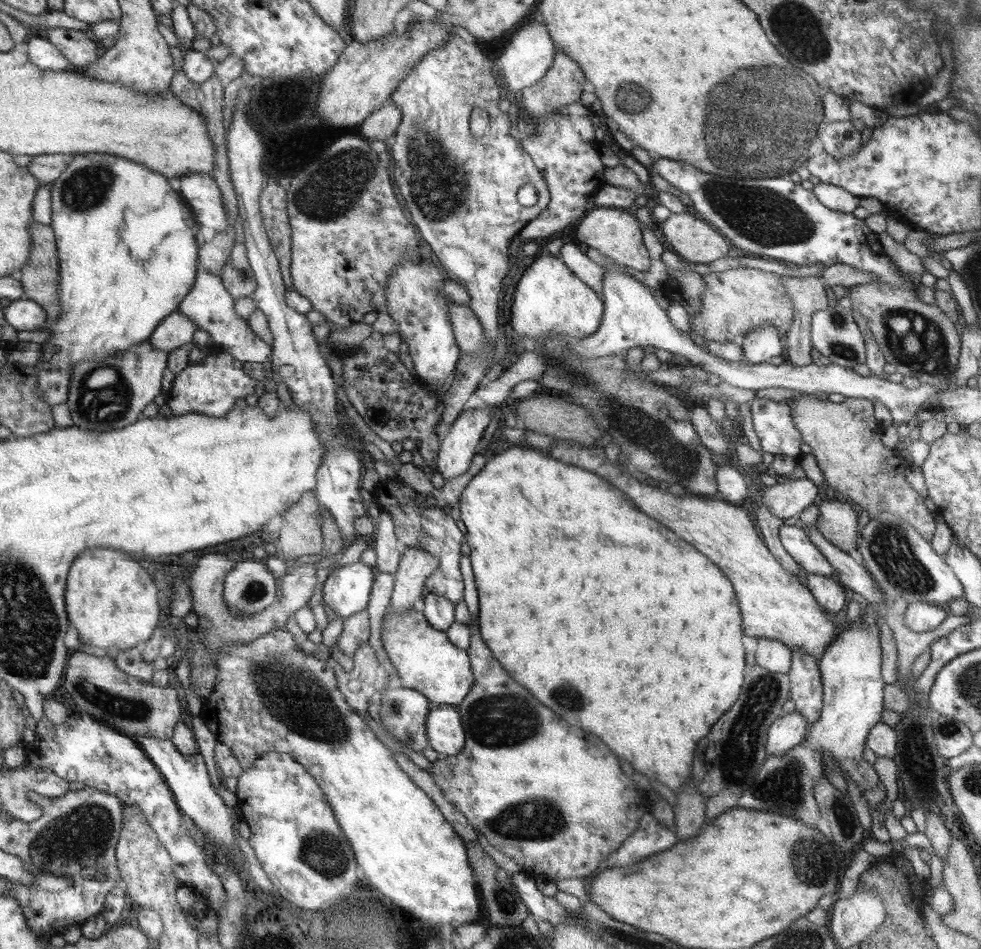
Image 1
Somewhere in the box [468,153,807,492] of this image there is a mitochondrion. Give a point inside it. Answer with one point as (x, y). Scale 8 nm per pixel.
(672, 457)

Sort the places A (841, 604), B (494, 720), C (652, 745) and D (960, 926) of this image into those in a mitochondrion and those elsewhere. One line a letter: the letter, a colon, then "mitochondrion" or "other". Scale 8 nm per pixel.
A: other
B: mitochondrion
C: other
D: other

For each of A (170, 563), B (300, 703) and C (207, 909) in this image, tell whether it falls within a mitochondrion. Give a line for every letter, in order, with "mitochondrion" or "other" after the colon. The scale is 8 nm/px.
A: other
B: mitochondrion
C: other

